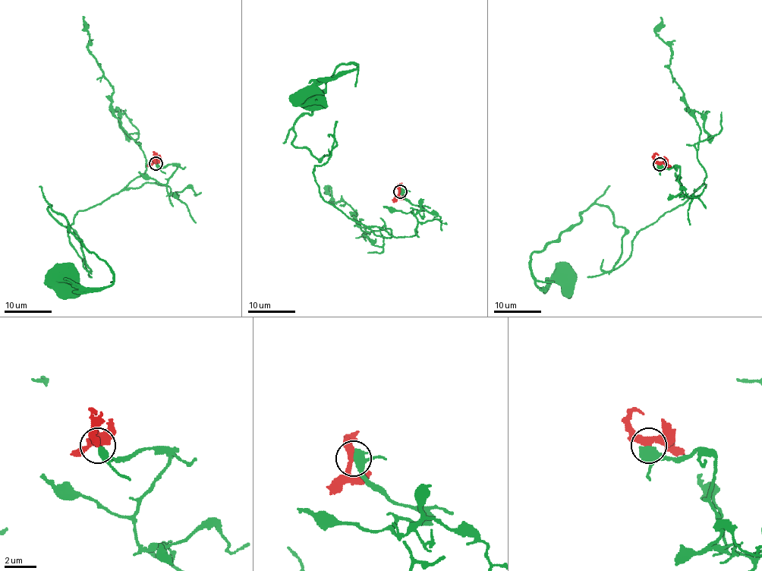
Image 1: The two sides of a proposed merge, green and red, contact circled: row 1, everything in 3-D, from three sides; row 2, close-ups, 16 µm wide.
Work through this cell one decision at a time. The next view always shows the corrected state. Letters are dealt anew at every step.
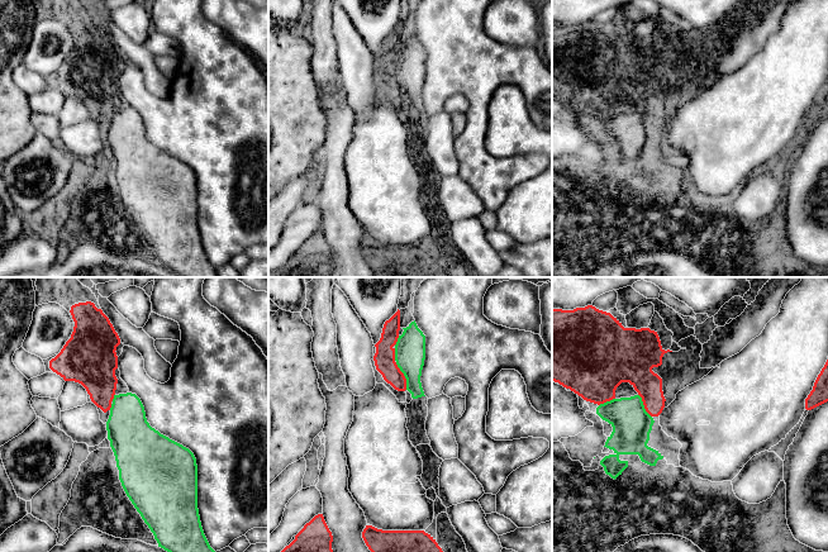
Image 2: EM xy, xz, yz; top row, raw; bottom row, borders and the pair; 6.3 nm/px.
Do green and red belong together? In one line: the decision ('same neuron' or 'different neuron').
same neuron

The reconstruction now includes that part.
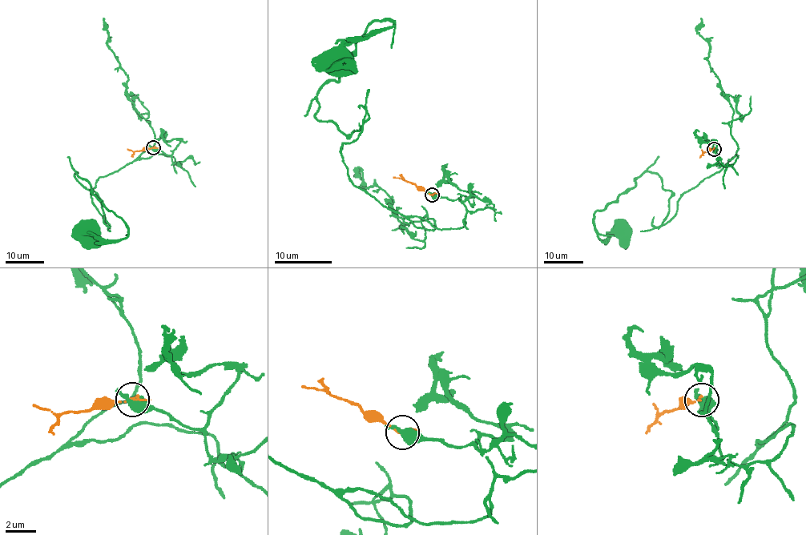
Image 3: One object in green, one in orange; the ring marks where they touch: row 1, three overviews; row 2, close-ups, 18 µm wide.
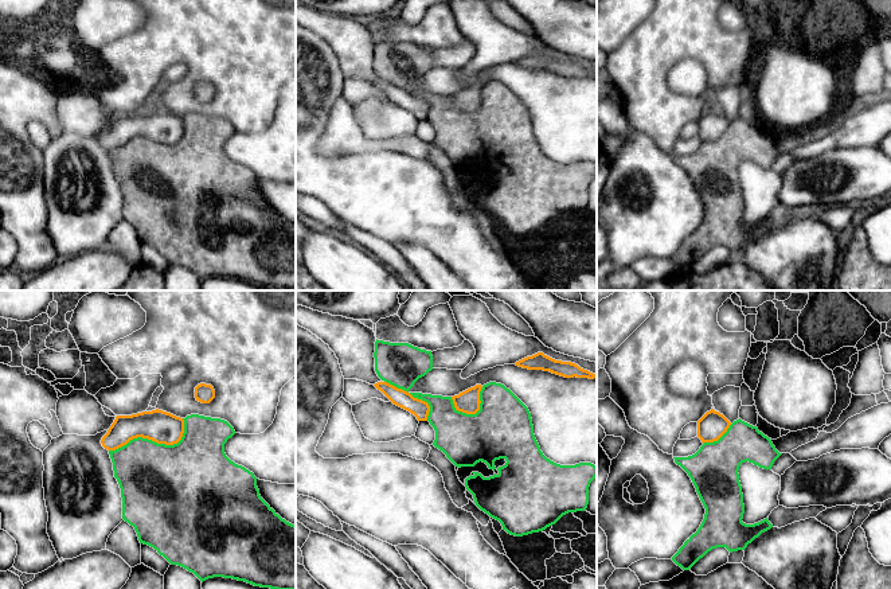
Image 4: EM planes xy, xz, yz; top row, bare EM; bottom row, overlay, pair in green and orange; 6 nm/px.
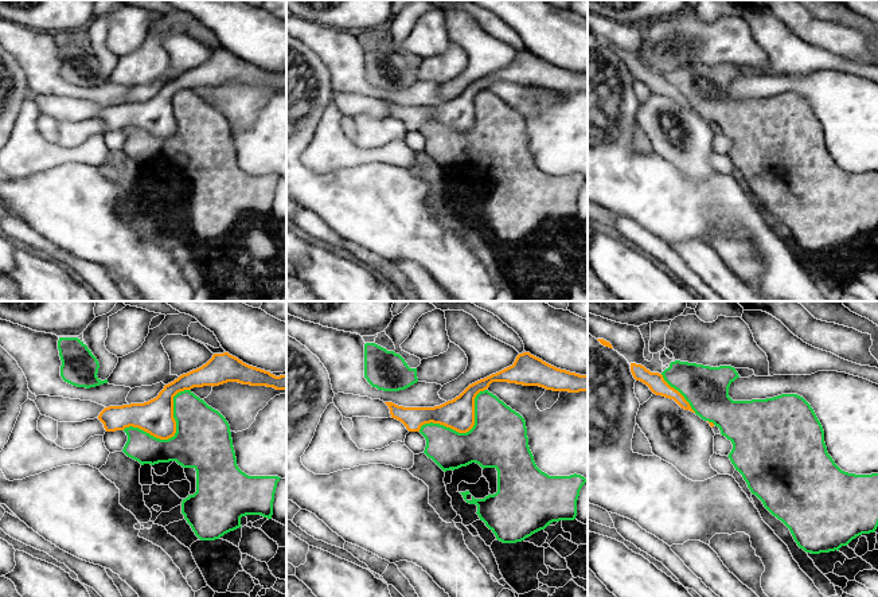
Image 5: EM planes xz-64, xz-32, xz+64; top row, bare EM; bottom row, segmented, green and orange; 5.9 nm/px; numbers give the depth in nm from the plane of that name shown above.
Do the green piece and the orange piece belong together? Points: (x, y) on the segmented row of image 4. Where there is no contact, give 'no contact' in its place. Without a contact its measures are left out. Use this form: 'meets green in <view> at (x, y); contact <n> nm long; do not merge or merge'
meets green in xy at (153, 441); contact 500 nm long; do not merge

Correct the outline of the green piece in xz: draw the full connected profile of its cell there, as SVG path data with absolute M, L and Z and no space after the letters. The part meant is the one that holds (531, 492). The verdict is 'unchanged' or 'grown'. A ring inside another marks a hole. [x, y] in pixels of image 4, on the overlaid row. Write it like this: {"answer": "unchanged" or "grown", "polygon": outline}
{"answer": "unchanged", "polygon": "M489 382L482 386L476 414L458 411L452 397L410 394L429 403L427 421L435 430L433 445L456 467L474 467L482 461L489 469L499 471L489 477L472 472L465 479L465 487L473 495L476 506L499 520L508 534L523 537L539 533L563 515L587 508L589 487L597 477L597 467L591 463L560 465L547 459L535 438L528 407L504 385Z"}

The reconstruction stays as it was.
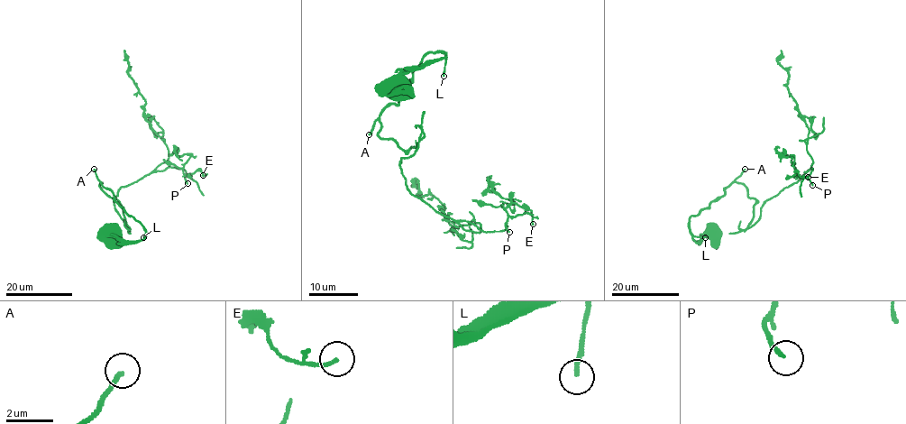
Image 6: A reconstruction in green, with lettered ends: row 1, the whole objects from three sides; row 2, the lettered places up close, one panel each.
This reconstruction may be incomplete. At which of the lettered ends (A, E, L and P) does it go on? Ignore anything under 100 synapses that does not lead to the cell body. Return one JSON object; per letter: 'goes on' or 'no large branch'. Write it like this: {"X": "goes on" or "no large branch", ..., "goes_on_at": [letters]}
{"A": "goes on", "E": "no large branch", "L": "no large branch", "P": "no large branch", "goes_on_at": ["A"]}

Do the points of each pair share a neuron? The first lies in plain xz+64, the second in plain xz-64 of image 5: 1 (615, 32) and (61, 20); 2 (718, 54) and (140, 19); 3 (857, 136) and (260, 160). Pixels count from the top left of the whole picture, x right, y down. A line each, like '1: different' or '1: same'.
1: different
2: same
3: same

